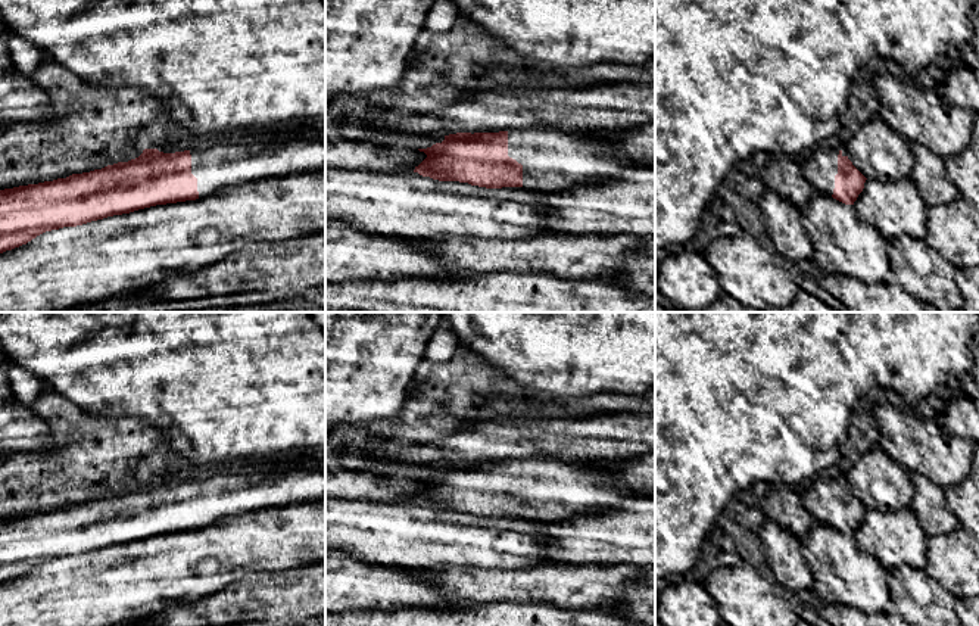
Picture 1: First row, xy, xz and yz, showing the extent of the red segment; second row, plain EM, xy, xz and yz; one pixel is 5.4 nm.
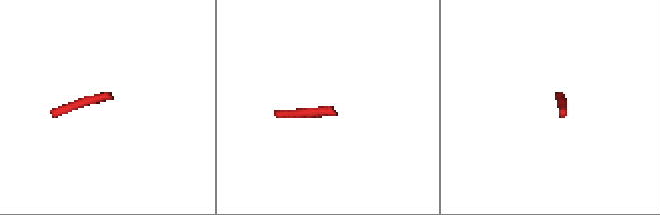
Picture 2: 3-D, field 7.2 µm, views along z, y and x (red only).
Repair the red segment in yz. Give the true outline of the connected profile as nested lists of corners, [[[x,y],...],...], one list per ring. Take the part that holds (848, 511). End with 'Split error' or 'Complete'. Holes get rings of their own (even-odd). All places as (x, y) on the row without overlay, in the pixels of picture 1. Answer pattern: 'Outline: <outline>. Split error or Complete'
Outline: [[[824,474],[807,483],[801,496],[814,521],[829,524],[845,535],[854,535],[867,510],[842,479]]]. Split error

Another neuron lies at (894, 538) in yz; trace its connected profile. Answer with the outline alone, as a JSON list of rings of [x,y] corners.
[[[910,507],[880,511],[866,510],[854,532],[857,545],[874,557],[888,572],[898,566],[925,570],[927,536]]]

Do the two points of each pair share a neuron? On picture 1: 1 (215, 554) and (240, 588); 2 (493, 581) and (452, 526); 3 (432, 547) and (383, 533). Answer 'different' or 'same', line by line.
1: different
2: different
3: same

